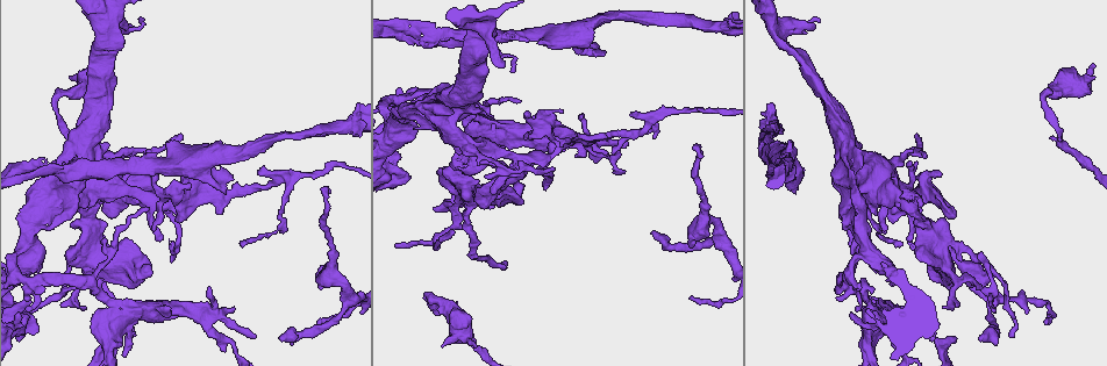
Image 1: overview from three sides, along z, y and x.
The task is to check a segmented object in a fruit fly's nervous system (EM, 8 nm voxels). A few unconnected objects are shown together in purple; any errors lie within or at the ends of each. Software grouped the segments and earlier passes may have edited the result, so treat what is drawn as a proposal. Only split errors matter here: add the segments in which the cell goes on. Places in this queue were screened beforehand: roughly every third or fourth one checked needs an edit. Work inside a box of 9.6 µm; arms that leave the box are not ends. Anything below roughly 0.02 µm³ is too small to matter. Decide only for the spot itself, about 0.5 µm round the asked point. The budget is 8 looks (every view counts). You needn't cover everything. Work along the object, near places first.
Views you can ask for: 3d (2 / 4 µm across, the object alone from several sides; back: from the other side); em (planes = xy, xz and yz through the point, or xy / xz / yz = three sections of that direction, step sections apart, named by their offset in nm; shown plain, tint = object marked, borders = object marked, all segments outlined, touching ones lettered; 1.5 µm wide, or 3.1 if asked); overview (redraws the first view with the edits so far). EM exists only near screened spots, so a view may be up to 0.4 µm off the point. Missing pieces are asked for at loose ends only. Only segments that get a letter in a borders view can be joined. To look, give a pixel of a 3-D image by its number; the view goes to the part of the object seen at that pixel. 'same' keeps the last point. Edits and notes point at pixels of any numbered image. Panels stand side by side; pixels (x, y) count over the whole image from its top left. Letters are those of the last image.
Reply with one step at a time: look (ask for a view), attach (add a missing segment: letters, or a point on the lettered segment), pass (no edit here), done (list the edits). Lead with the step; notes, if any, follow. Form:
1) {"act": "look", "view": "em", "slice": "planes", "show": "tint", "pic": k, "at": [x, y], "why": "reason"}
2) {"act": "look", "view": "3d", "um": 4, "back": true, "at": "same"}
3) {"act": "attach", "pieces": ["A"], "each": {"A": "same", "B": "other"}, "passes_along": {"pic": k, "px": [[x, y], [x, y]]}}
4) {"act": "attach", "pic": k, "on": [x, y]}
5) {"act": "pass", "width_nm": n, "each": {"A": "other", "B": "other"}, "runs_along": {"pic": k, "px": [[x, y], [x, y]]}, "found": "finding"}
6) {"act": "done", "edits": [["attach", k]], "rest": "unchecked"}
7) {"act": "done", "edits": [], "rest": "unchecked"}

{"act": "look", "view": "em", "slice": "planes", "show": "borders", "pic": 1, "at": [233, 180], "why": "branch stops here"}

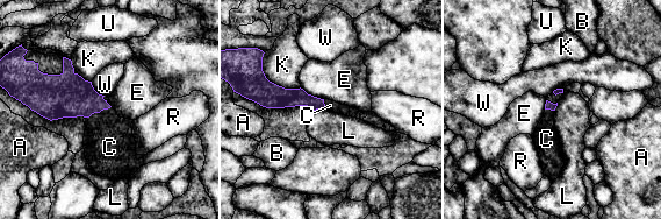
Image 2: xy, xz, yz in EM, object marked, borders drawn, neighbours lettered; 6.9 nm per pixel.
{"act": "attach", "pieces": ["C"], "each": {"A": "other", "B": "other", "C": "same", "E": "other", "K": "other", "L": "other", "R": "other", "U": "other", "W": "other"}, "passes_along": {"pic": 2, "px": [[67, 94], [98, 112], [109, 146]]}, "found": "the cell continues"}

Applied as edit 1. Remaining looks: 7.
{"act": "look", "view": "em", "slice": "xz", "step": 4, "show": "borders", "pic": 1, "at": [703, 157], "why": "long arm stops here"}

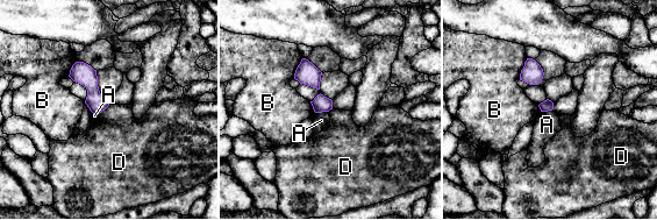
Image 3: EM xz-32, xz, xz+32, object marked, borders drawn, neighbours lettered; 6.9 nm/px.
{"act": "pass", "each": {"A": "other", "B": "other", "D": "other"}, "found": "no lettered segment goes on from it"}

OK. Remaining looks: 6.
{"act": "look", "view": "em", "slice": "planes", "show": "borders", "pic": 1, "at": [1094, 64], "why": "an open end"}

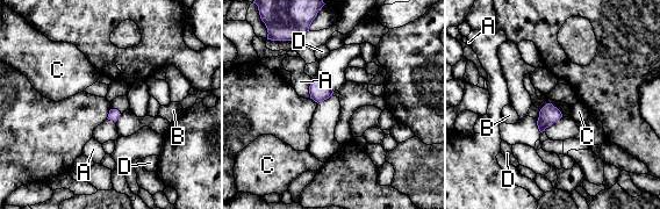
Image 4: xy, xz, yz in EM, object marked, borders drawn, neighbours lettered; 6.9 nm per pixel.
{"act": "pass", "each": {"A": "other", "B": "other", "C": "other", "D": "other"}, "found": "none of them fits"}

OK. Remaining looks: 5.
{"act": "done", "edits": [["attach", 2]], "rest": "unchecked"}

